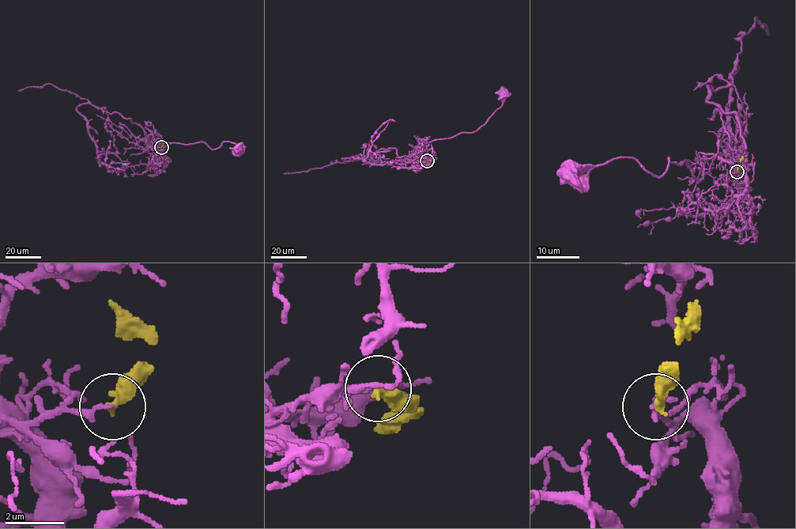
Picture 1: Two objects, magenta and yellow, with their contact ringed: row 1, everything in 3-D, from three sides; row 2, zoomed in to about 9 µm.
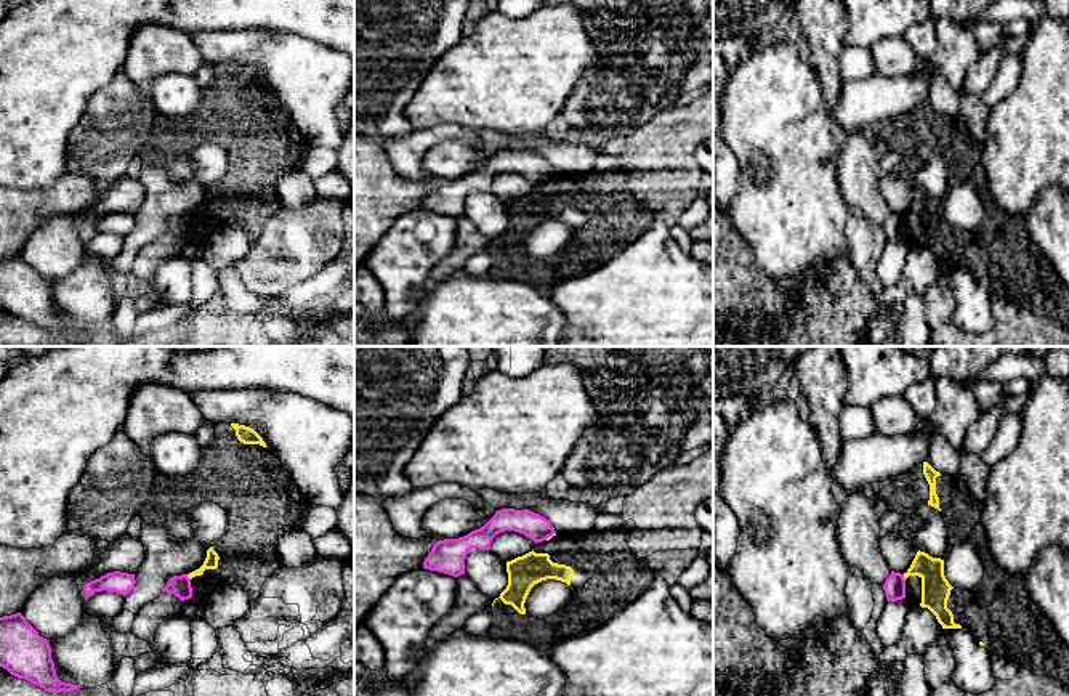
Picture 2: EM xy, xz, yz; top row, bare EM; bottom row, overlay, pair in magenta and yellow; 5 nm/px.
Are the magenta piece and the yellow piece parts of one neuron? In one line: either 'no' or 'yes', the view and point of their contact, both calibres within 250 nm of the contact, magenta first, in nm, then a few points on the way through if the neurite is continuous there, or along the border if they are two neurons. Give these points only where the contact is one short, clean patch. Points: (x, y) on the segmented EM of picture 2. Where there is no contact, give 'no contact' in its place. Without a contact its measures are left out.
no; contact xy (188, 578); calibres 110 and 70 nm; border xy (186, 574), (189, 579)

